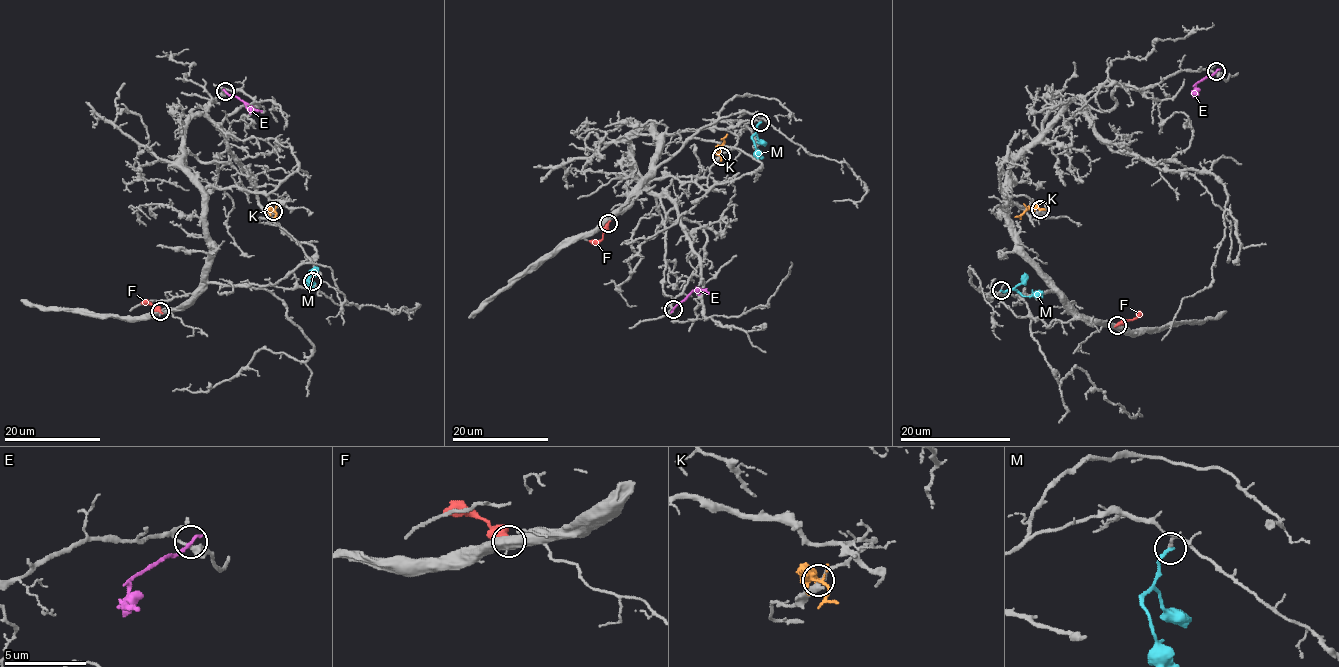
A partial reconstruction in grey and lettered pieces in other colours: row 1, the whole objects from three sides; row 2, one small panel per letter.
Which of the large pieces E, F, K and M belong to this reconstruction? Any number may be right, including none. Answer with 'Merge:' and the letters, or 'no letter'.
Merge: no letter

